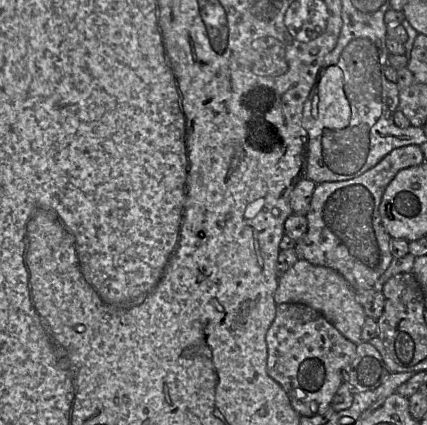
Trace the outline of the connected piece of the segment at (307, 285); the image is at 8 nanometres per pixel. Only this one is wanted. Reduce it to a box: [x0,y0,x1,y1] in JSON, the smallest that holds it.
[275,259,367,345]

